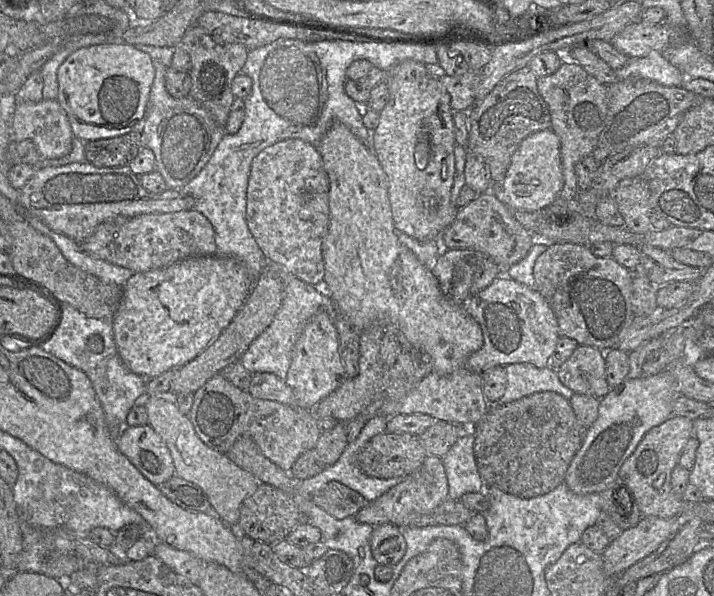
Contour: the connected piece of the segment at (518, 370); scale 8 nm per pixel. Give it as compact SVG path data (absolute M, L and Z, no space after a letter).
M513 363L504 366L507 383L497 404L506 404L536 392L552 391L566 399L574 392L562 384L557 371L550 367L538 368L530 363Z

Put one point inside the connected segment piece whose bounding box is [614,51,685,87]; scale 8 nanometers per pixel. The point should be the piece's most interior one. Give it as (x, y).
(654, 66)

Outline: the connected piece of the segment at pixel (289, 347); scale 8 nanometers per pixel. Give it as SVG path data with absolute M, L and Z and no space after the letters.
M268 262L268 269L275 271L284 284L282 305L271 324L249 345L240 362L251 374L268 372L285 380L295 343L307 323L319 310L326 310L332 316L338 311L333 311L334 302L330 300L325 288L303 282L281 264Z

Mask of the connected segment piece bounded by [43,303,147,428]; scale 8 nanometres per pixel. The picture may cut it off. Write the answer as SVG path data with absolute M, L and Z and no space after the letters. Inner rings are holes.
M63 303L59 325L43 348L87 375L104 411L108 428L110 425L123 424L126 426L125 422L130 409L135 404L143 403L144 397L147 396L147 379L131 372L118 353L114 339L112 315L100 319L89 318L73 306ZM91 335L102 337L104 348L101 353L94 353L88 348L87 342Z

